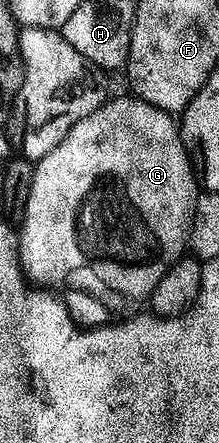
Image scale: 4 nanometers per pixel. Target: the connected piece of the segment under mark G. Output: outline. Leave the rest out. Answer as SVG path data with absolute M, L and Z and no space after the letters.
M111 97L103 106L96 108L96 112L77 122L68 132L68 136L64 136L64 140L60 140L60 144L56 144L56 148L48 152L48 156L37 159L26 210L20 216L22 230L20 226L17 231L18 262L22 265L26 282L38 288L45 288L61 298L75 322L83 328L104 326L113 323L119 316L133 316L149 303L156 284L160 284L160 276L164 276L164 272L168 272L168 268L172 268L172 264L187 253L196 200L200 193L198 175L194 172L190 155L186 153L182 131L175 115L148 104L143 98L129 97Z

